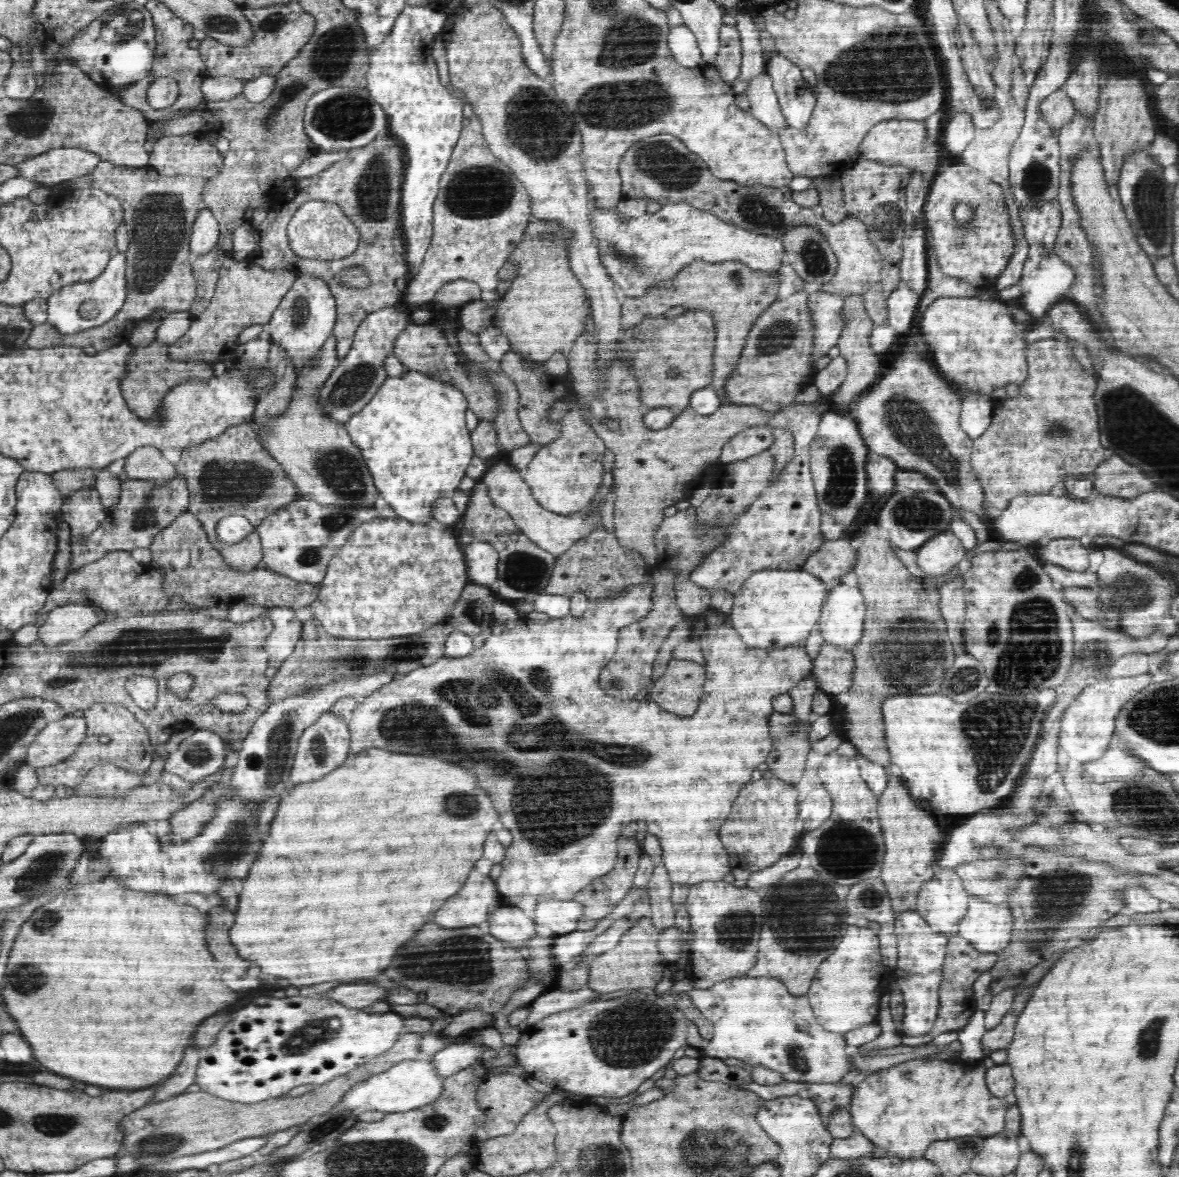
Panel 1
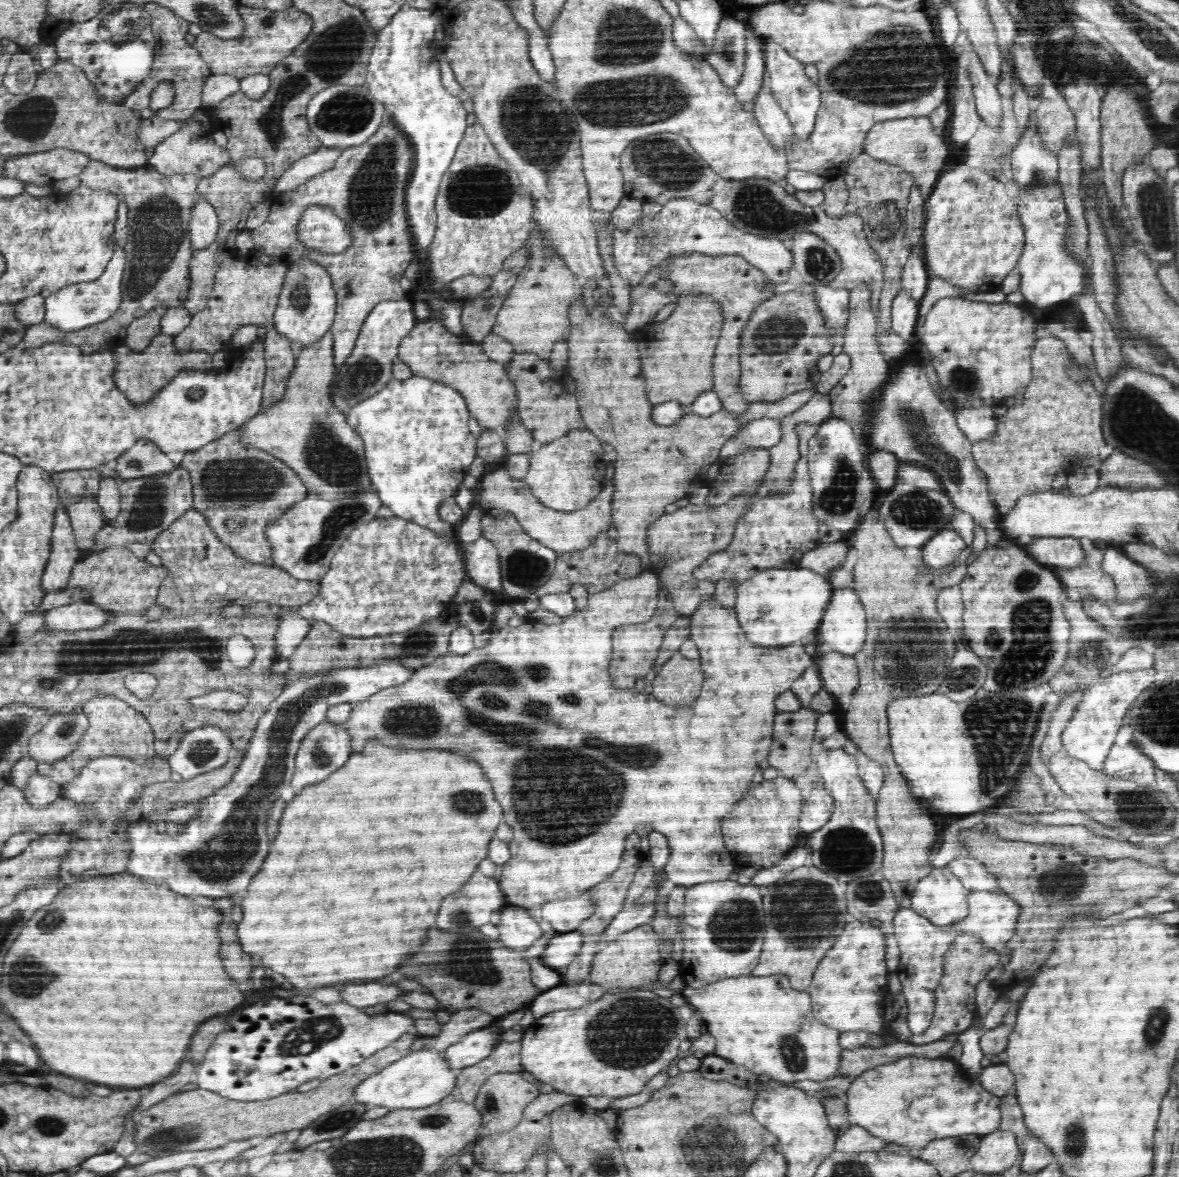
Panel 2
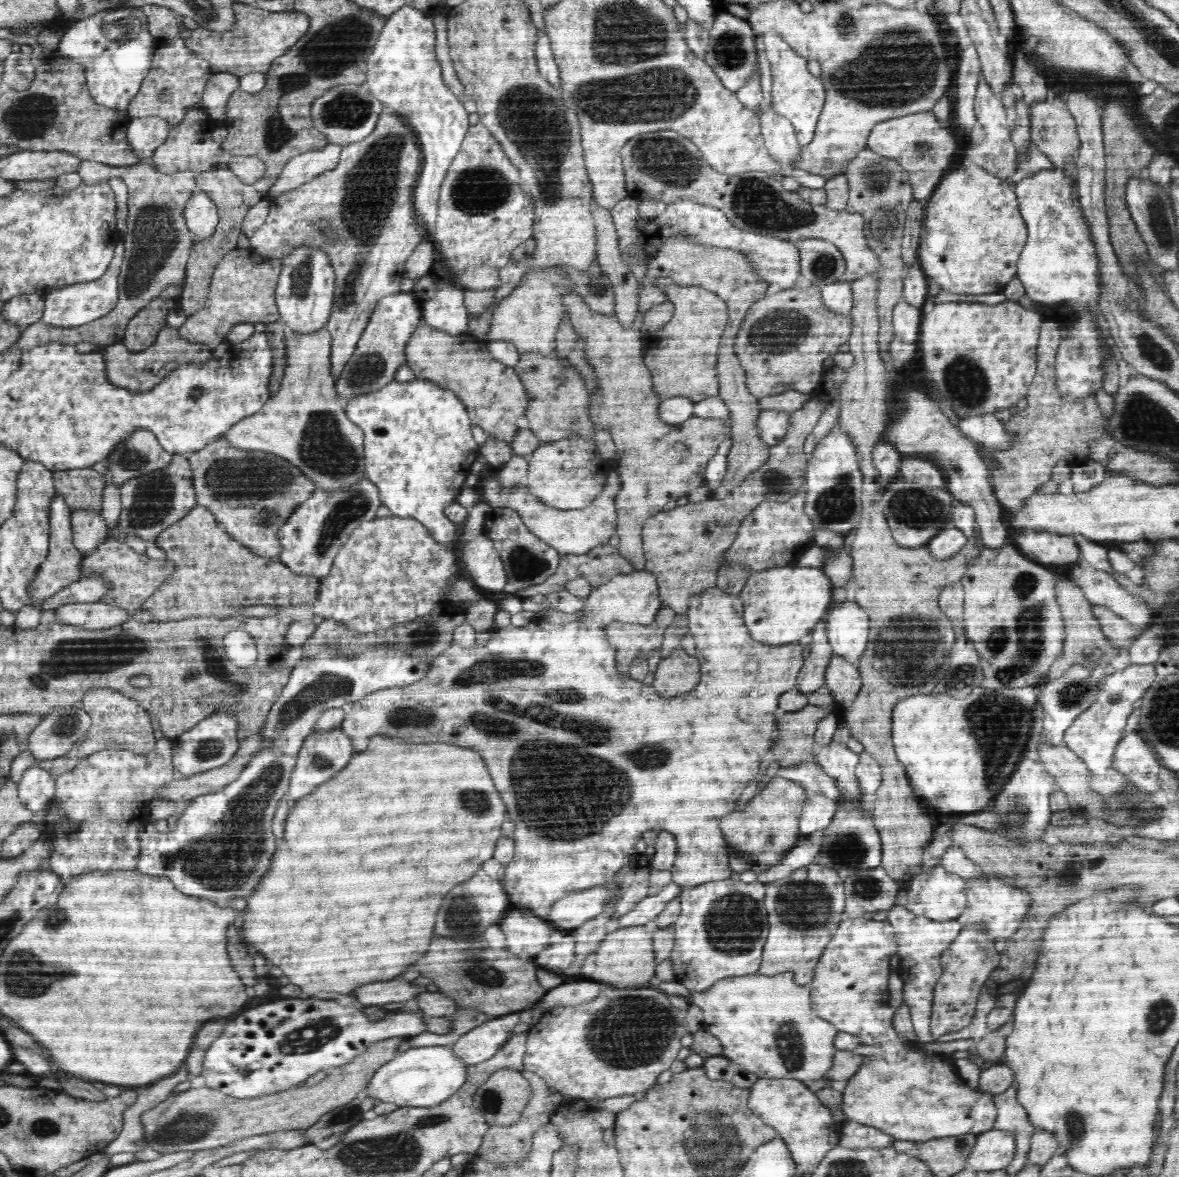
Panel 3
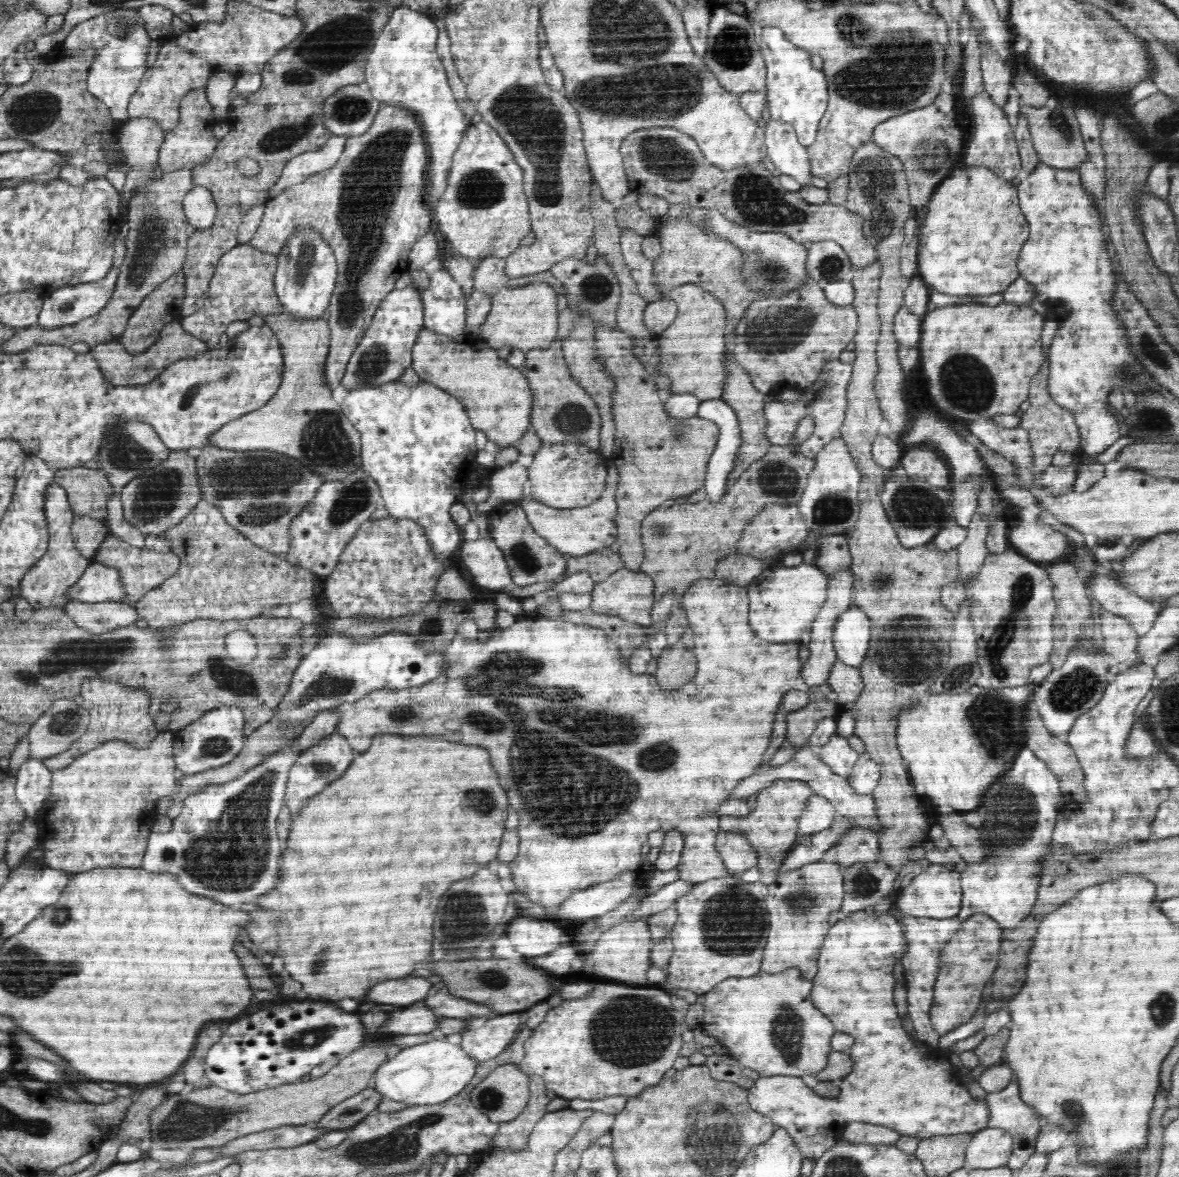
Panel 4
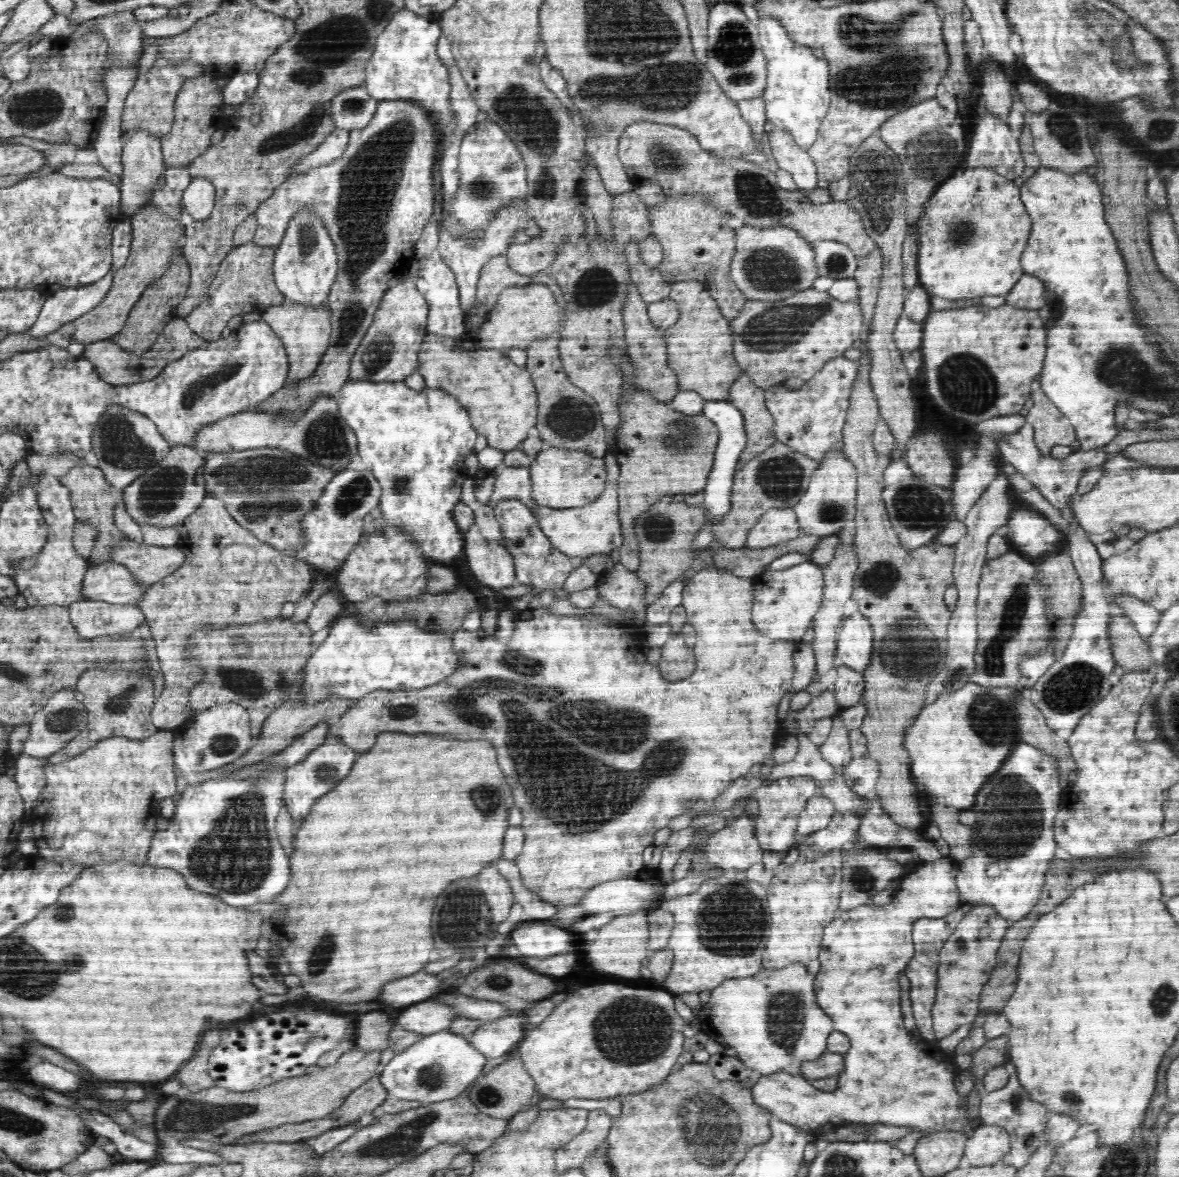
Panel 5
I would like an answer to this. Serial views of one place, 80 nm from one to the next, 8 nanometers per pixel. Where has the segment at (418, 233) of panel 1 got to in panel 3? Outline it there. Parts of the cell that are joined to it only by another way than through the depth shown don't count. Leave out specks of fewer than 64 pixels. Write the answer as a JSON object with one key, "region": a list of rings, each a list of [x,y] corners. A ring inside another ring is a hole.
{"region":[[[408,5],[402,6],[386,19],[367,58],[365,77],[370,92],[382,102],[386,110],[400,113],[406,123],[412,125],[420,139],[424,164],[414,192],[414,209],[425,222],[425,237],[430,238],[435,233],[435,222],[438,219],[440,184],[444,182],[454,157],[460,152],[469,129],[469,112],[450,88],[446,87],[435,52],[436,34],[435,24],[430,16]]]}

